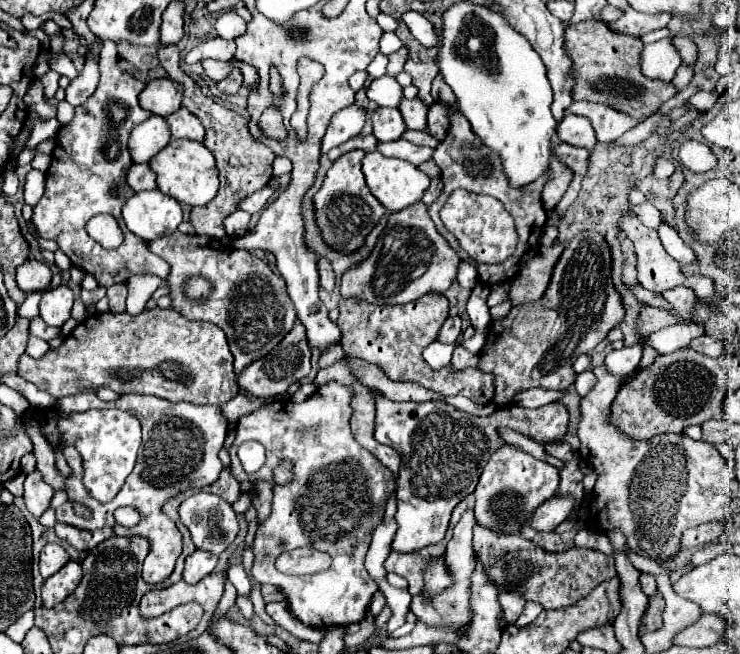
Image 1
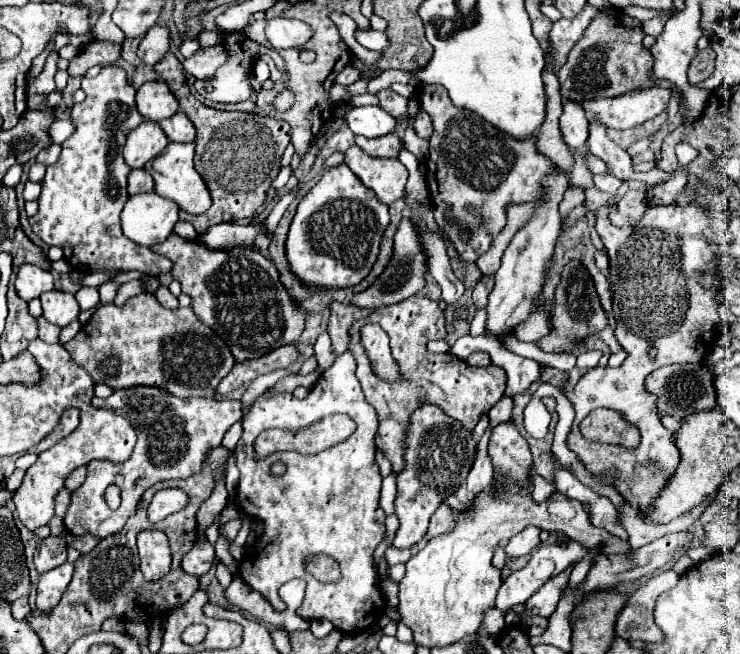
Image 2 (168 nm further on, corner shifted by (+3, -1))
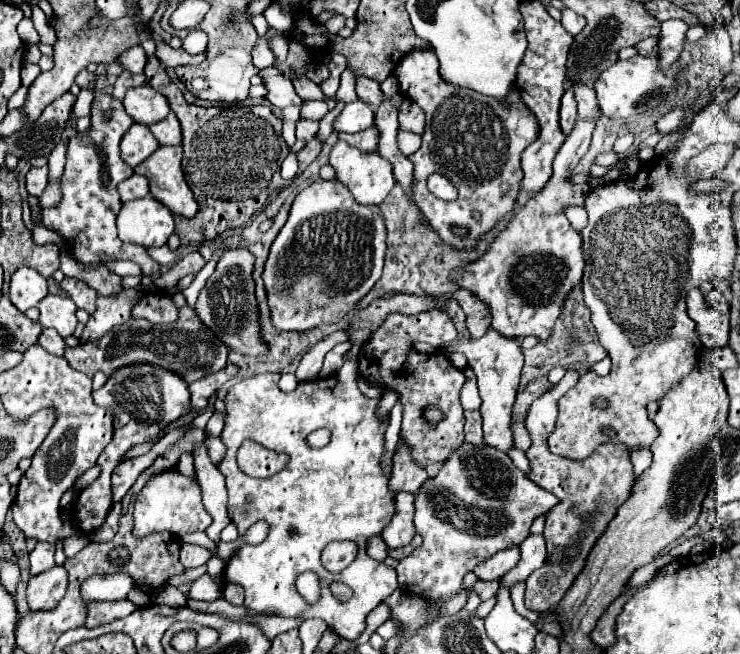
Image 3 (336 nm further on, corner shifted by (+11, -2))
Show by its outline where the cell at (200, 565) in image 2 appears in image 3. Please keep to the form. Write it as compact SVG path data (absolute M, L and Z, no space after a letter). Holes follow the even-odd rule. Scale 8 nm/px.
M182 544L180 546L180 562L184 564L184 568L202 566L210 558L212 558L212 552L204 546L198 546L198 544Z

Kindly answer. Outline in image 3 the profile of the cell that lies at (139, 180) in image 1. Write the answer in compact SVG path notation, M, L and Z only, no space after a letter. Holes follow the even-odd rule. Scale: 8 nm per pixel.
M134 174L130 178L126 178L124 182L118 184L118 194L122 198L122 202L128 202L128 200L136 200L136 198L144 198L148 196L148 180L140 174Z

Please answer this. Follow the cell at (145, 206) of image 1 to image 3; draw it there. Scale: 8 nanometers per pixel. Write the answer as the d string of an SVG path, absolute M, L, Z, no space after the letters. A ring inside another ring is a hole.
M152 196L122 204L118 214L120 240L132 244L166 244L174 232L172 212Z

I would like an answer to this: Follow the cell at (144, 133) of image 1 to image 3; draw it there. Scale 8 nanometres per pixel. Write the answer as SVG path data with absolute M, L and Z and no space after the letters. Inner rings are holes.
M132 124L130 130L124 134L122 142L120 142L120 150L122 150L122 158L126 164L130 164L132 168L138 166L140 162L144 162L160 144L156 142L156 138L152 136L150 128L144 124Z

